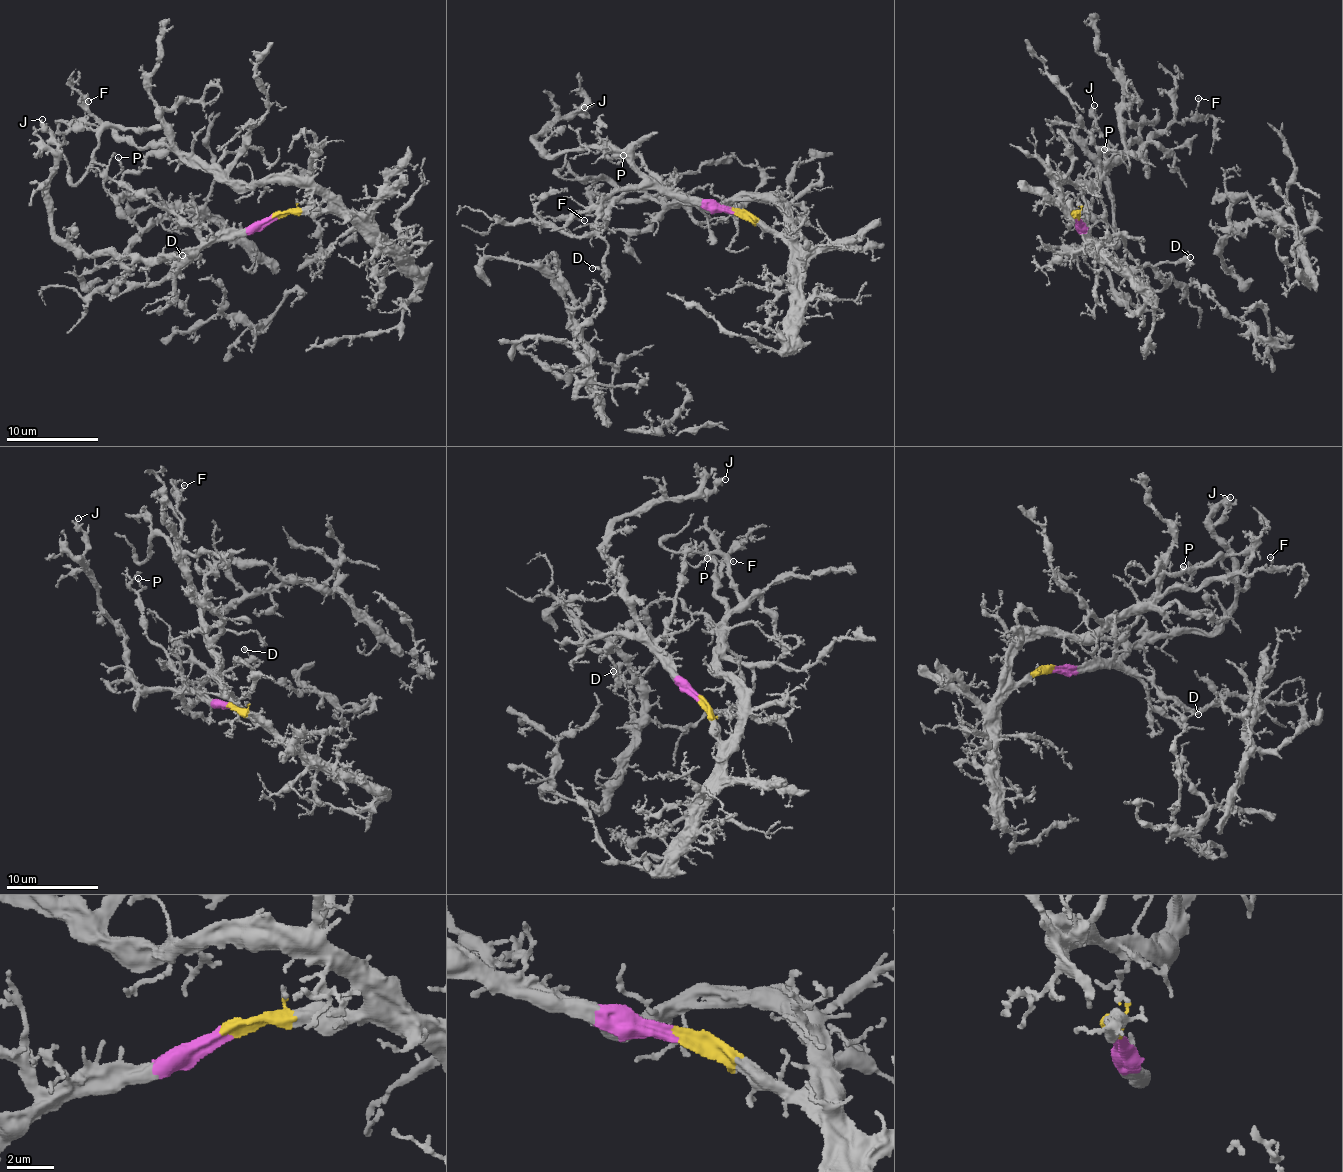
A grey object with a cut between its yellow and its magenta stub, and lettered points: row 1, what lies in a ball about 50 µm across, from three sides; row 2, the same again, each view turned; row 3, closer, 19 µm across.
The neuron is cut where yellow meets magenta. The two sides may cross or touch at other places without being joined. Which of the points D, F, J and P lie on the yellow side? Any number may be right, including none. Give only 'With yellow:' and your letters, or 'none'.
With yellow: F

